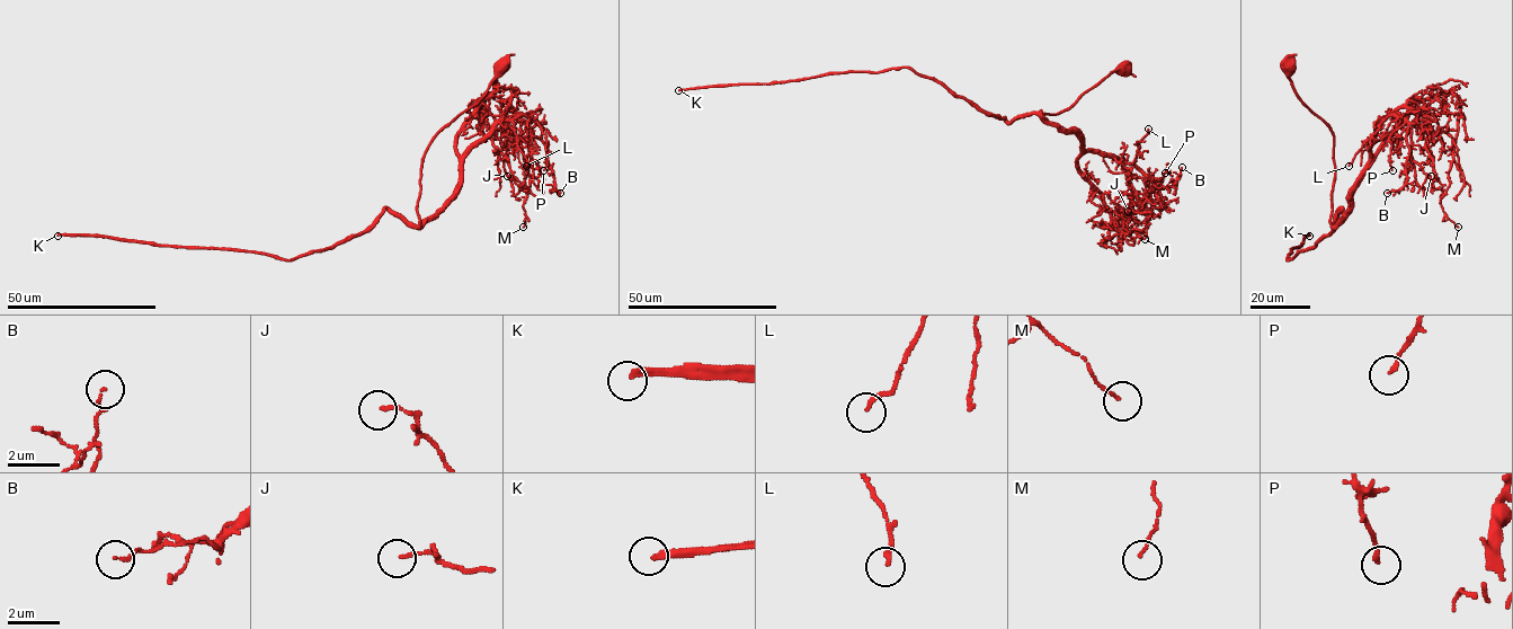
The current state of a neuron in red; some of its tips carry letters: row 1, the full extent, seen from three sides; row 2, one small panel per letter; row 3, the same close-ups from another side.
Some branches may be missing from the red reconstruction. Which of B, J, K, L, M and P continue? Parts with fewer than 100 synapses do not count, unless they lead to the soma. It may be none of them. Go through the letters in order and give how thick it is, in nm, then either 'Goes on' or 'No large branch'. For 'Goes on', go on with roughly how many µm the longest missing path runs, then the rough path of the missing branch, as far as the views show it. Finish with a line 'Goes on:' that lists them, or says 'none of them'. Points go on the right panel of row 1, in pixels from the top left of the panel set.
B: Thickness 100 nm. No large branch
J: Thickness 120 nm. No large branch
K: Thickness 240 nm. Goes on. Missing length about 350 µm. Course of what is missing: (1309, 236), (1320, 232), (1310, 274), (1362, 278), (1351, 260), (1355, 233), (1397, 166), (1452, 113), (1496, 104)
L: Thickness 190 nm. No large branch
M: Thickness 100 nm. No large branch
P: Thickness 170 nm. No large branch
Goes on: K

